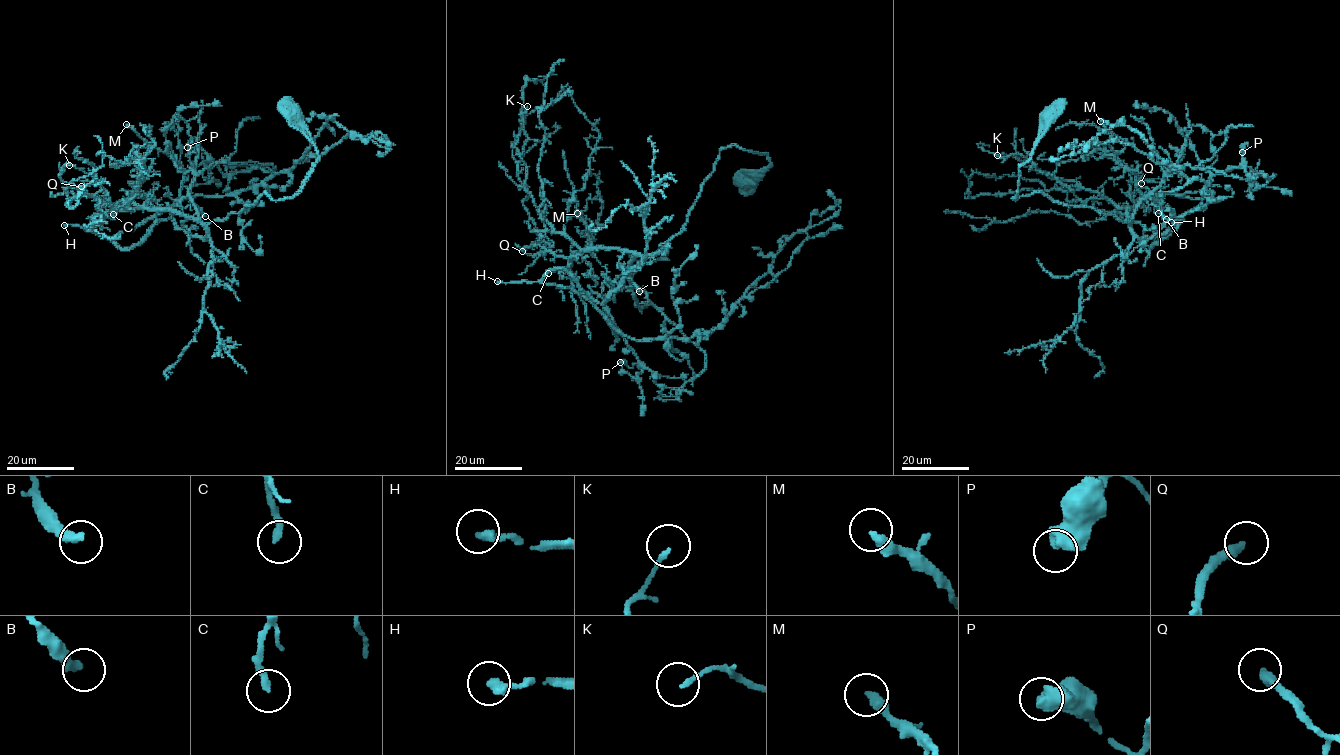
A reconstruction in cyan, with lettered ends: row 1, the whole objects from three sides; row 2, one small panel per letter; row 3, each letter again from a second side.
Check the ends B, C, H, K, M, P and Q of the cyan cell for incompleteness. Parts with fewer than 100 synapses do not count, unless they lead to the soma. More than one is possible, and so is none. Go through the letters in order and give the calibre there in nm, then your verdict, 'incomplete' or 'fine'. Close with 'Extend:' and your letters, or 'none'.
B: 320 nm thick; fine
C: 260 nm thick; fine
H: 320 nm thick; incomplete
K: 150 nm thick; fine
M: 360 nm thick; fine
P: 700 nm thick; fine
Q: 360 nm thick; fine
Extend: H

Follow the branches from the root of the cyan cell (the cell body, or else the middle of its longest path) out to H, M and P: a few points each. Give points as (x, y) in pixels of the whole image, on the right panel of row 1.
H: (1050, 111), (1012, 199), (1041, 192), (1094, 207), (1126, 220), (1139, 239), (1182, 221), (1150, 247), (1171, 222)
M: (1050, 111), (1012, 199), (1041, 192), (1130, 224), (1141, 193), (1116, 160), (1125, 143), (1100, 121)
P: (1050, 111), (1012, 199), (1041, 192), (1094, 207), (1139, 239), (1182, 221), (1150, 247), (1242, 152)

